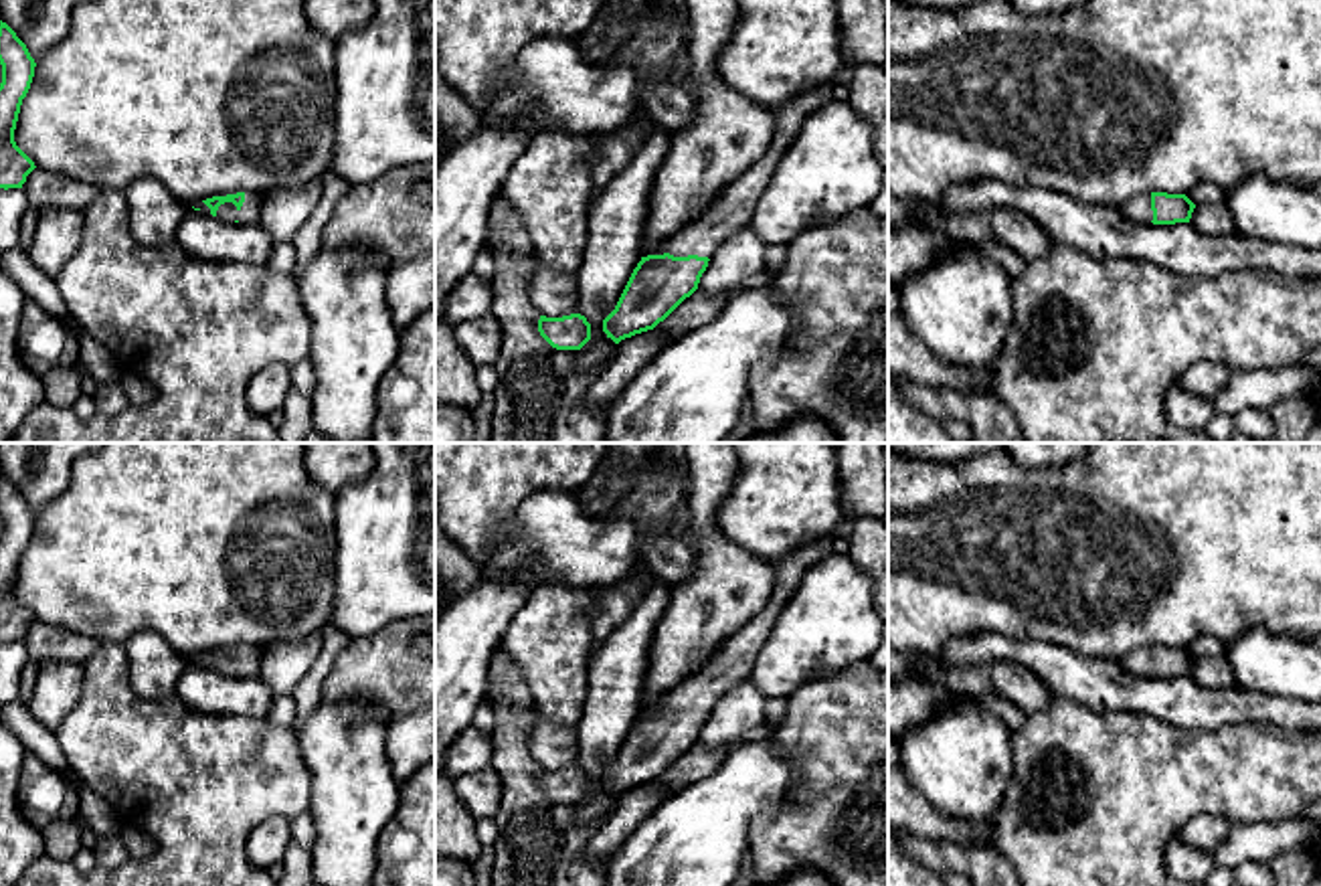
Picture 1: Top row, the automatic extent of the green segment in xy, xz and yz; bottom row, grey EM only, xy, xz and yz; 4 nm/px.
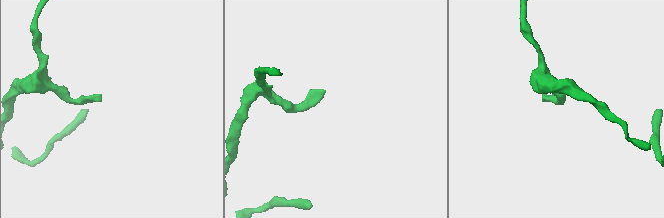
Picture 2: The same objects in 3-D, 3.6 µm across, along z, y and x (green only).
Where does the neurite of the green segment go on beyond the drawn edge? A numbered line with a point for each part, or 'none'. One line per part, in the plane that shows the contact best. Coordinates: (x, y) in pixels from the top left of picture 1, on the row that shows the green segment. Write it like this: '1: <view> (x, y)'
1: xz (733, 209)

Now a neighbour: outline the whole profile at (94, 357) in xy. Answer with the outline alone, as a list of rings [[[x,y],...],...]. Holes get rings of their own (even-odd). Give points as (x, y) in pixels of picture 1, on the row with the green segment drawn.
[[[73,318],[63,320],[69,326],[71,338],[79,346],[77,366],[85,370],[97,384],[109,380],[121,380],[125,370],[113,358],[113,354],[85,332]]]

